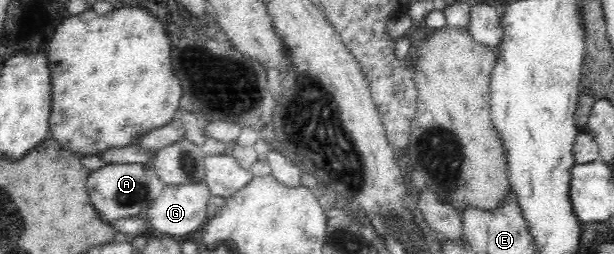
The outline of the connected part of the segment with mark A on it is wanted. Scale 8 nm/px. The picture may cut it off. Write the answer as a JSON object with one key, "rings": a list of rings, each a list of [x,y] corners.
{"rings":[[[142,163],[107,164],[87,177],[87,191],[95,209],[107,220],[115,223],[125,217],[133,217],[148,207],[159,197],[166,185],[150,165]]]}

